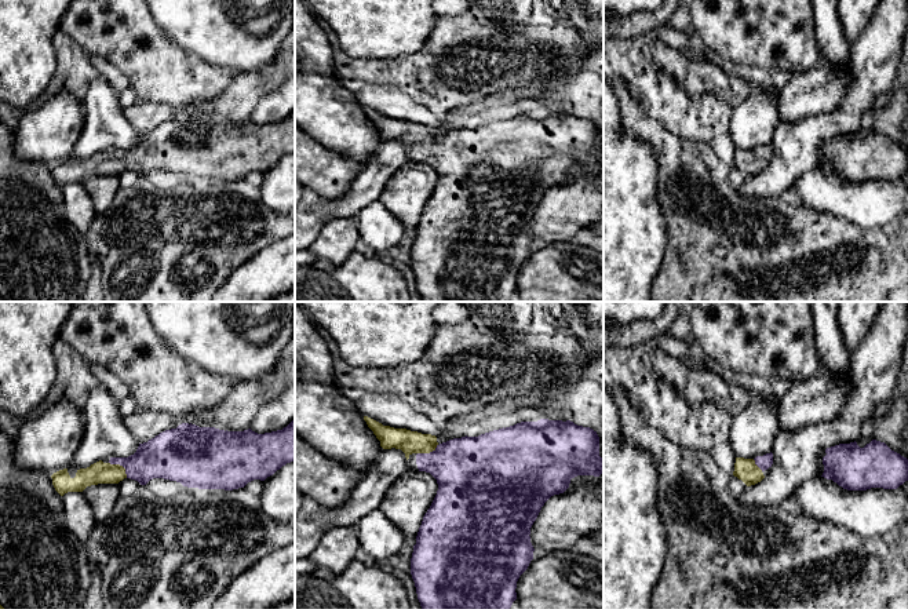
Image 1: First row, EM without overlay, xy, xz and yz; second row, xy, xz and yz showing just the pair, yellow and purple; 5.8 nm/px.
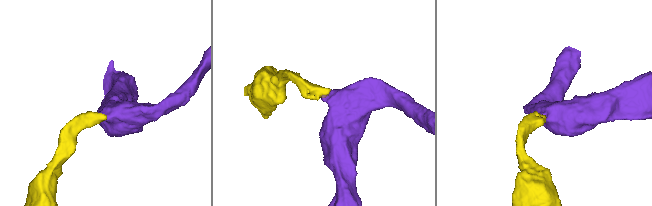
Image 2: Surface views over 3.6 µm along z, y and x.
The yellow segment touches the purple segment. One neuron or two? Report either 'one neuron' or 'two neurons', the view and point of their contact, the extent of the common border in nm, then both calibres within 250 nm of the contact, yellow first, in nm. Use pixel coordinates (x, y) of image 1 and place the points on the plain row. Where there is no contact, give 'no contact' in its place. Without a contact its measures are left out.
one neuron | xy (121, 157) | 140 nm | 130/260 nm

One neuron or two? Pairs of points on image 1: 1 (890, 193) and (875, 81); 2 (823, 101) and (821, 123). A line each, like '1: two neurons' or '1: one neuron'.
1: two neurons
2: two neurons

